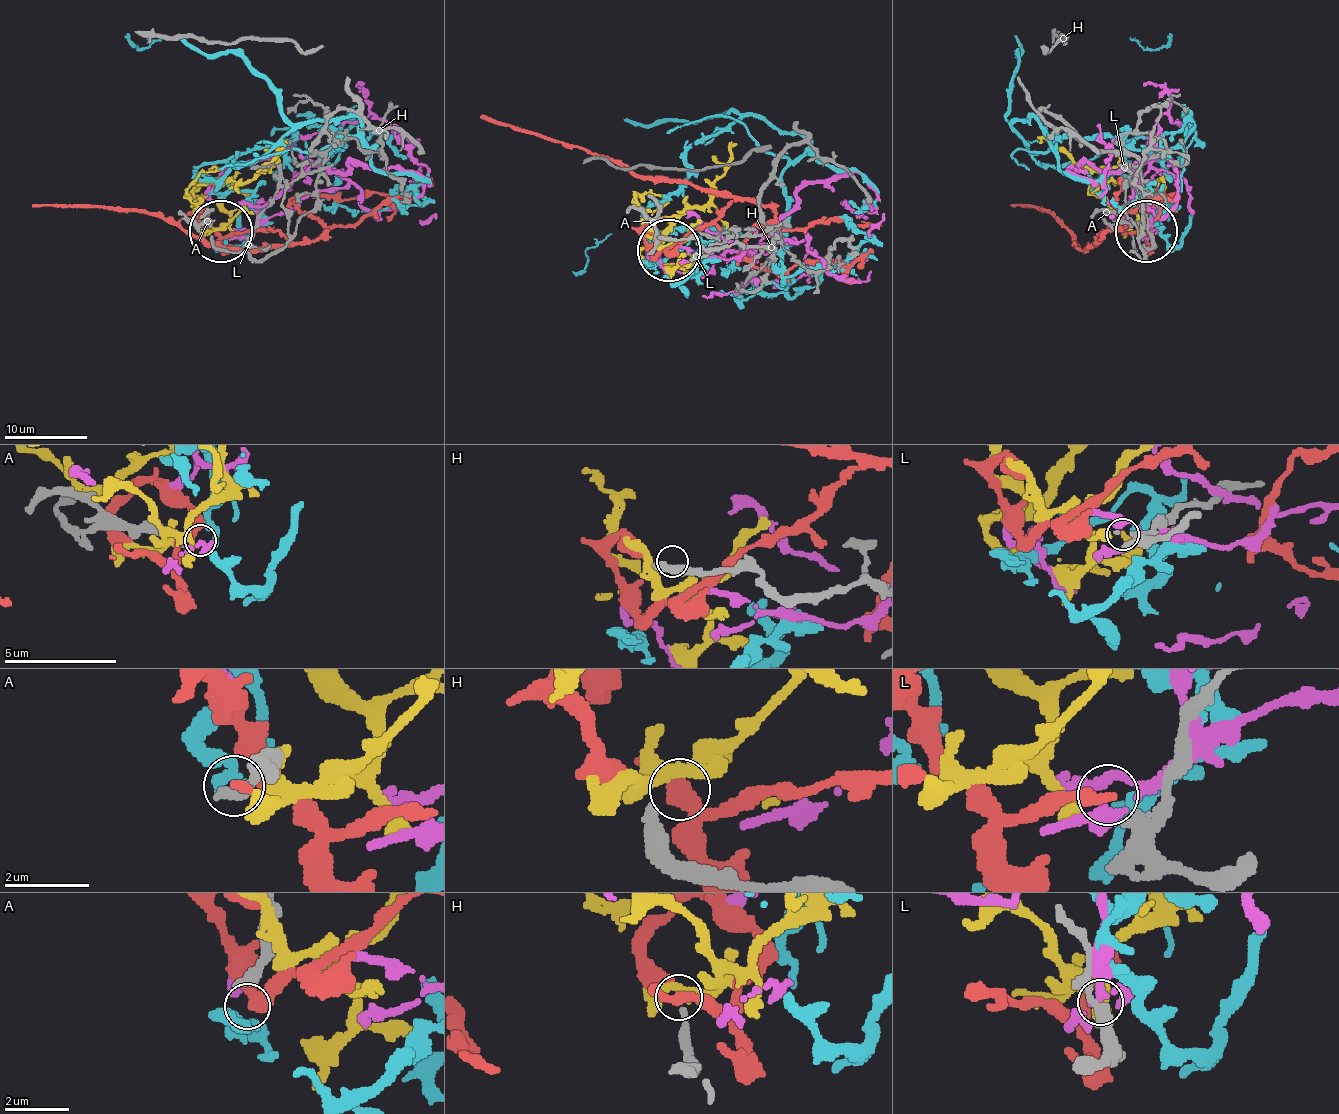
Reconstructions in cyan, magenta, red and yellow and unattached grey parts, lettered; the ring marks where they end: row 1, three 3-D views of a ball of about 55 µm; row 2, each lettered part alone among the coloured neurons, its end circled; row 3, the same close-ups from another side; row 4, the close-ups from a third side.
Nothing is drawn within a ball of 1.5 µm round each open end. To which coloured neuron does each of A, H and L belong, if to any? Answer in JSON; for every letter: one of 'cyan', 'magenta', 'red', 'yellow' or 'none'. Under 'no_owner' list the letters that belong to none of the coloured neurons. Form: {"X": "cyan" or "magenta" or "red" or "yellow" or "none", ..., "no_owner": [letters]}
{"A": "cyan", "H": "none", "L": "yellow", "no_owner": ["H"]}

